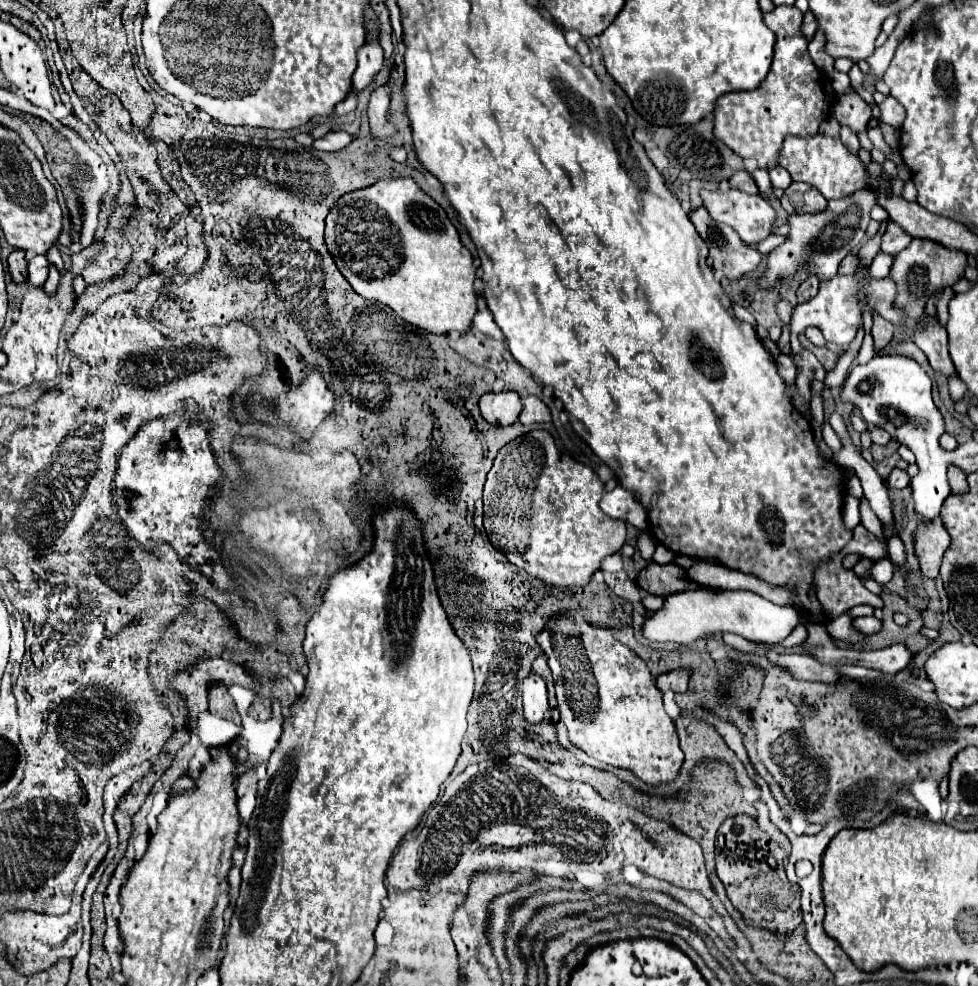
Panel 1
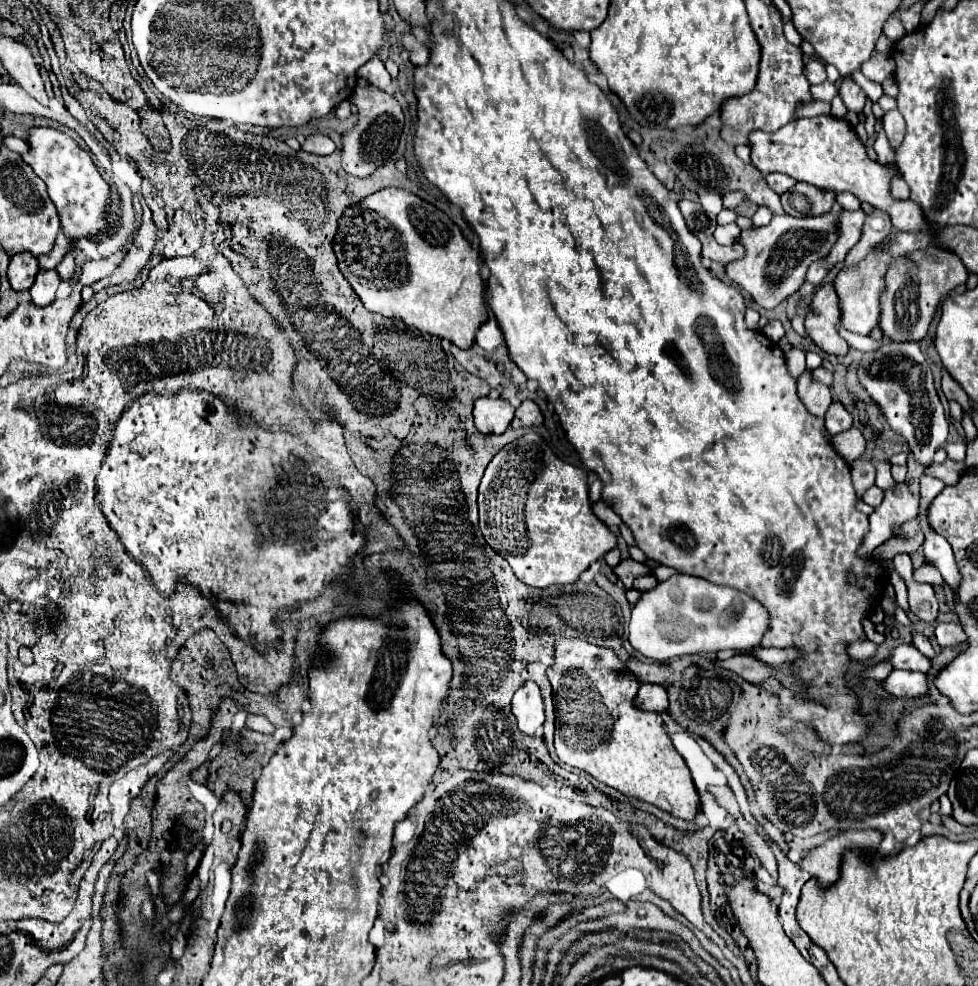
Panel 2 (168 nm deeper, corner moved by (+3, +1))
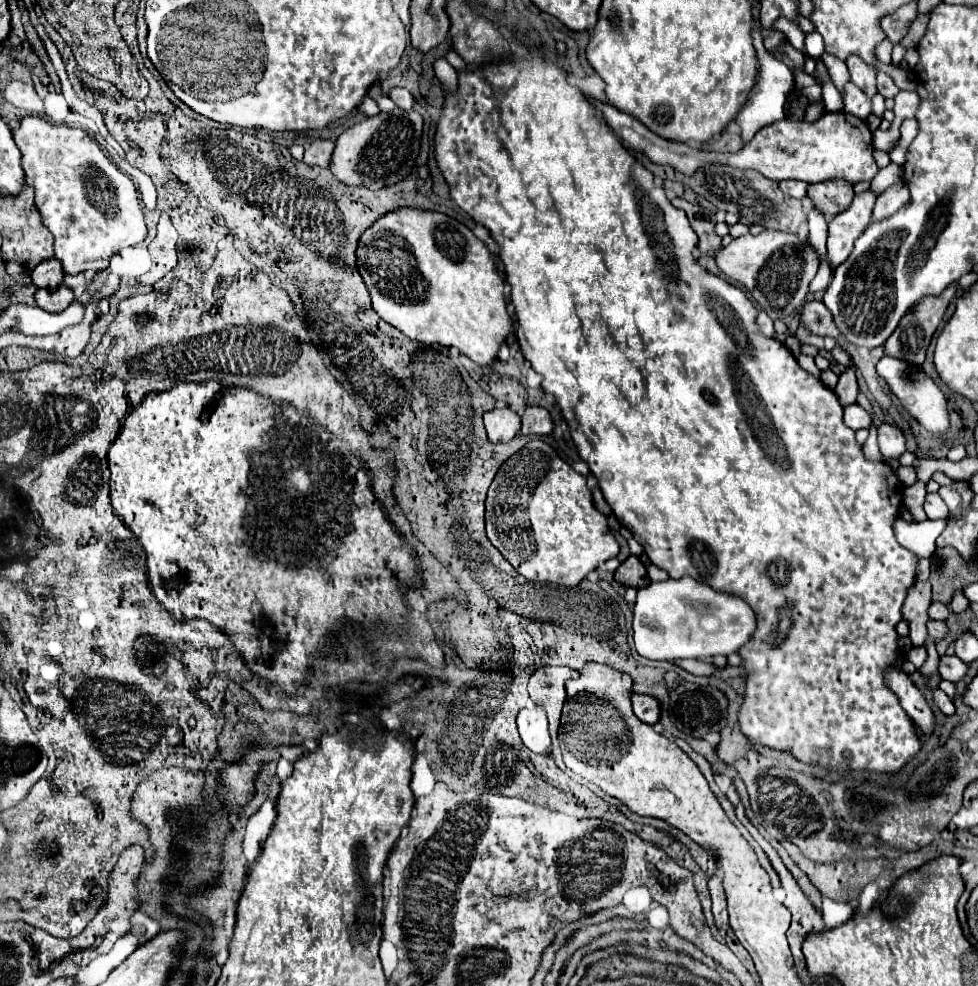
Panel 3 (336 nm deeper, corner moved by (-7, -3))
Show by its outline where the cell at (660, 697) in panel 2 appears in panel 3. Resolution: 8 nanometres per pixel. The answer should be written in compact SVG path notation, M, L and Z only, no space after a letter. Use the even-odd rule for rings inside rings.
M632 695L634 715L644 723L658 723L660 721L660 701L652 695Z

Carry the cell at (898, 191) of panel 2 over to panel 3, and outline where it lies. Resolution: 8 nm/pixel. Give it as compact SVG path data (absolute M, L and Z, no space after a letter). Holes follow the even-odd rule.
M898 183L898 185L888 187L888 189L876 199L874 213L872 213L872 221L882 221L882 219L894 215L894 213L900 211L908 201L910 201L910 191L908 191L908 187L906 187L904 183Z

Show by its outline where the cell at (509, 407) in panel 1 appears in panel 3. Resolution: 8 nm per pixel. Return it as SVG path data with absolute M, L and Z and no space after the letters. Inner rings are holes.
M492 409L484 413L484 425L492 443L508 443L520 431L520 415L512 409Z

